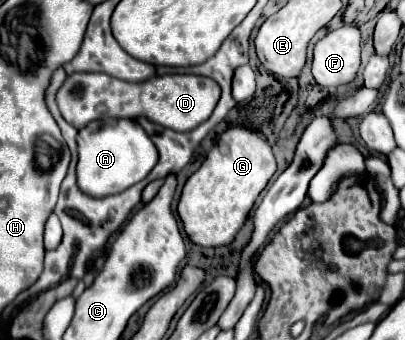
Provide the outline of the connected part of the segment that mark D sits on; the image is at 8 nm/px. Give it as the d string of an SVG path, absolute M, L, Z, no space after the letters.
M73 73L61 85L57 93L57 105L67 123L77 129L83 129L87 123L105 117L145 117L151 123L163 125L173 131L191 131L201 125L213 113L219 101L221 89L209 77L199 75L163 75L151 77L151 81L129 83L113 79L105 73Z

